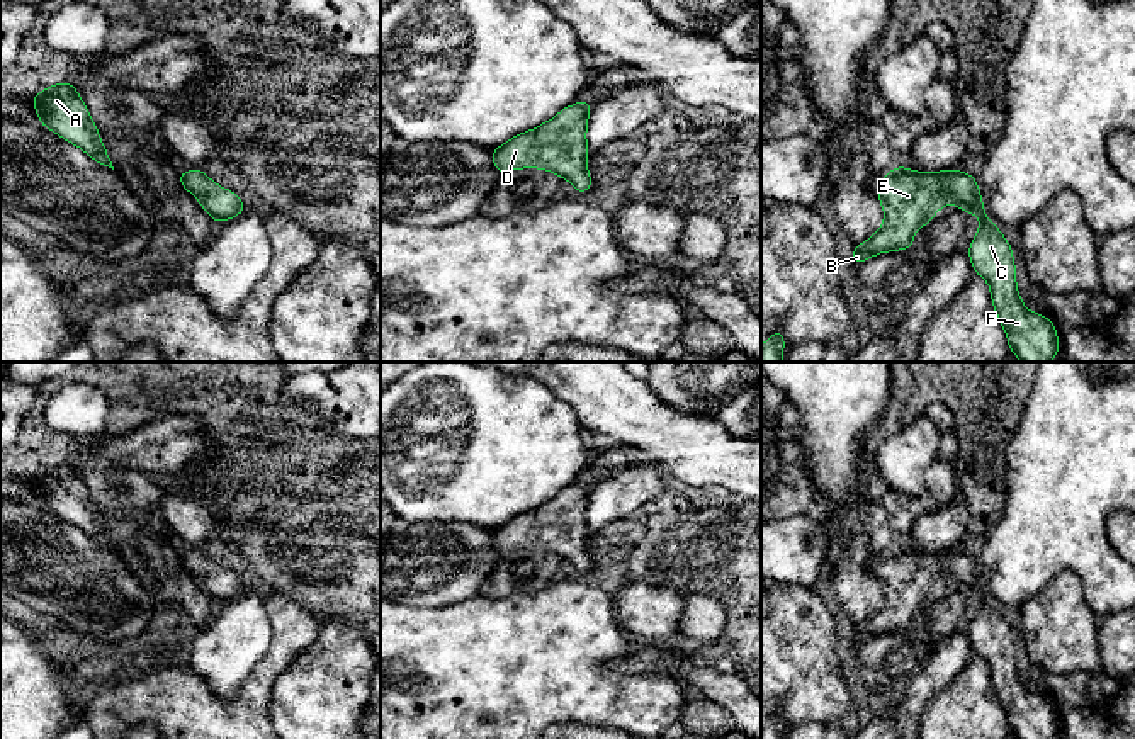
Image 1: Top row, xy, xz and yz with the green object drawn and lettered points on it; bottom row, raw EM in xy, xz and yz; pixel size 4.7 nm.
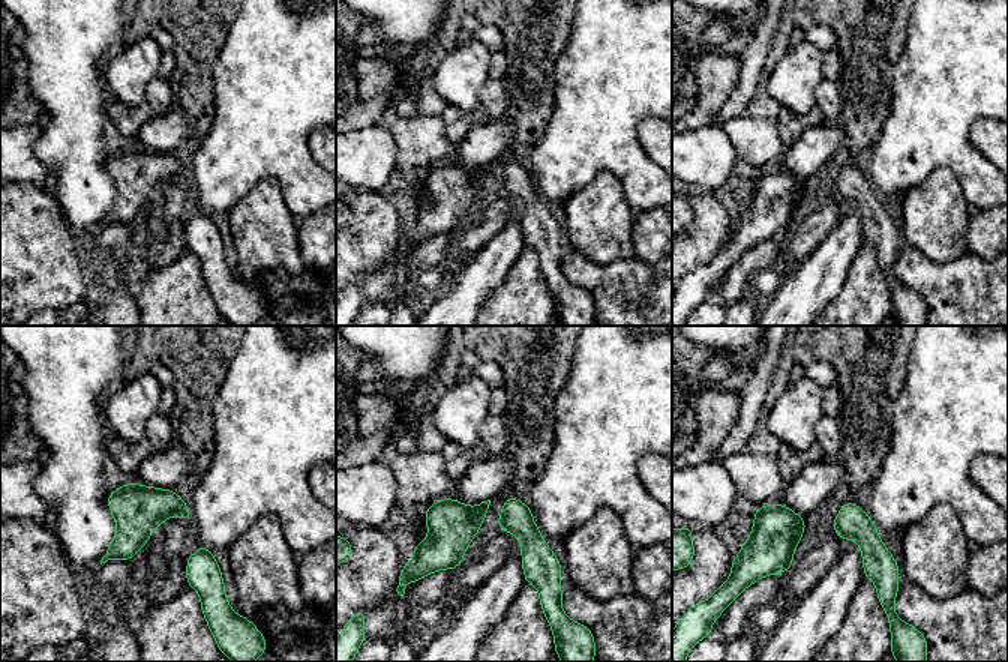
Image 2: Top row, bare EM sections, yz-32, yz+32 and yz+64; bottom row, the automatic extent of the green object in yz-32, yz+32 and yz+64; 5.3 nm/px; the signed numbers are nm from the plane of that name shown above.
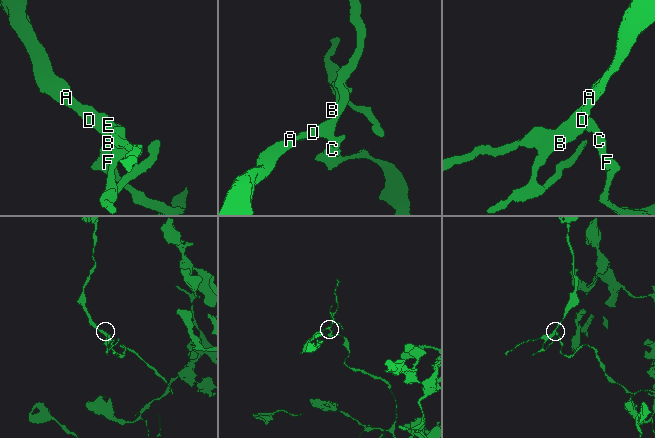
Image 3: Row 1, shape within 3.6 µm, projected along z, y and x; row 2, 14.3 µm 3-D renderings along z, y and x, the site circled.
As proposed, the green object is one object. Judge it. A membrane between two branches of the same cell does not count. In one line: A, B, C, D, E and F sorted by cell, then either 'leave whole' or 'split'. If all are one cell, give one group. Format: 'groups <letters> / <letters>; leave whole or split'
groups A B C D E F; leave whole

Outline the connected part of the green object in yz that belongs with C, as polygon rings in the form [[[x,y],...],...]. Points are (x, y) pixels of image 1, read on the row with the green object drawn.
[[[897,166],[882,177],[877,197],[884,206],[882,228],[860,246],[850,260],[867,258],[894,250],[911,250],[919,226],[931,224],[936,211],[953,204],[977,214],[980,226],[968,246],[974,274],[989,282],[992,306],[1006,331],[1011,353],[1021,362],[1050,362],[1059,355],[1059,338],[1053,323],[1028,311],[1016,289],[1013,248],[984,211],[979,183],[967,172],[943,170],[919,173]]]

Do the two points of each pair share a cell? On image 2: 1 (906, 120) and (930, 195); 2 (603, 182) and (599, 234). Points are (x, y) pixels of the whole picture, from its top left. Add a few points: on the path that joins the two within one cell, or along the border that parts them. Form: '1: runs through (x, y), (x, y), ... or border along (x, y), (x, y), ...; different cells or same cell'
1: border along (960, 182), (950, 170), (936, 168), (903, 195); different cells
2: runs through (603, 195), (599, 221); same cell

